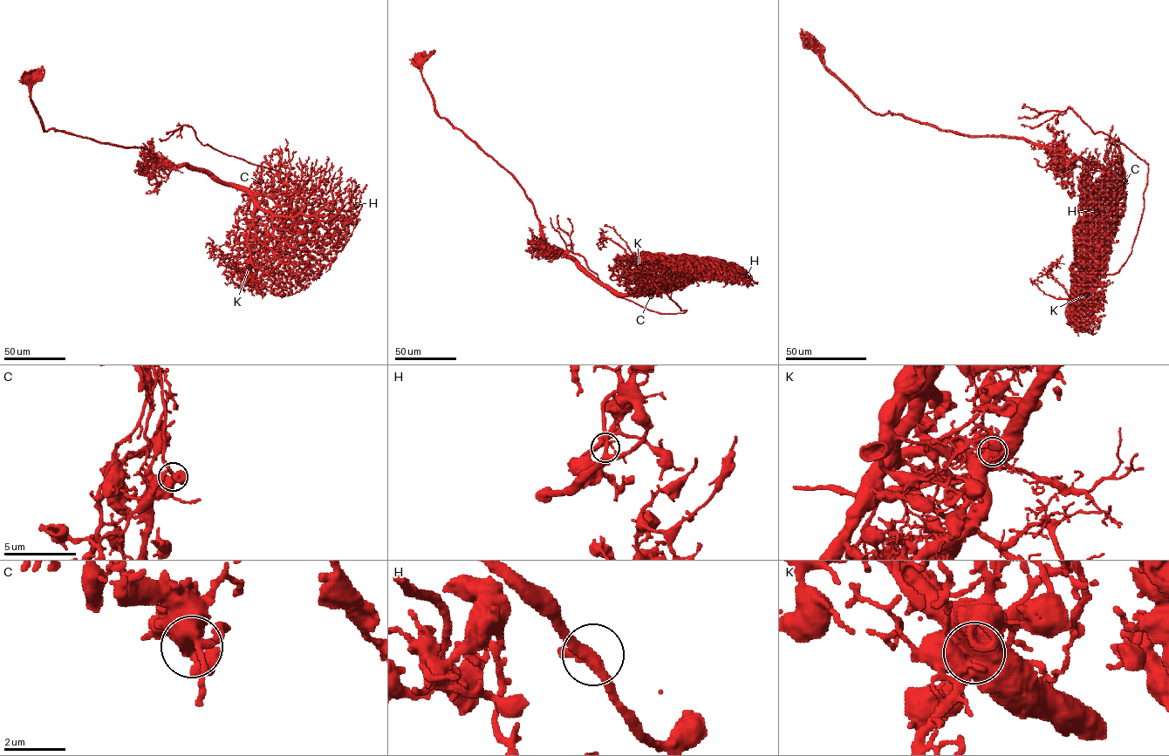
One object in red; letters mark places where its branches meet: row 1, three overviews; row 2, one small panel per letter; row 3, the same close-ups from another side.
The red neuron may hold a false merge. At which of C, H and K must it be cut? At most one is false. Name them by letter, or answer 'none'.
K

